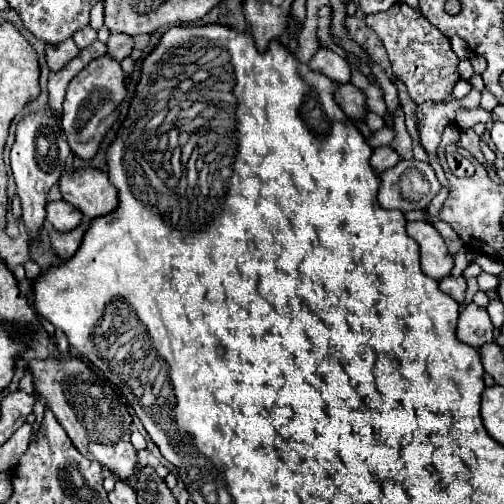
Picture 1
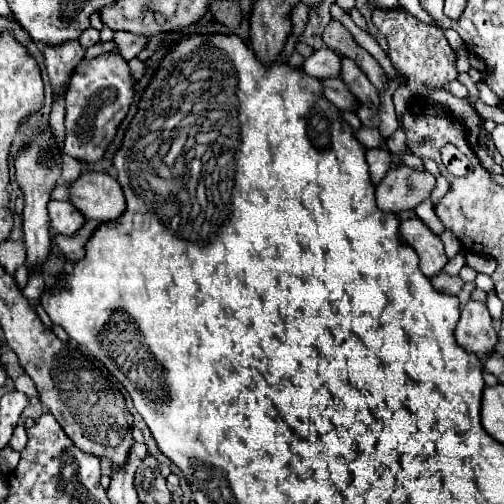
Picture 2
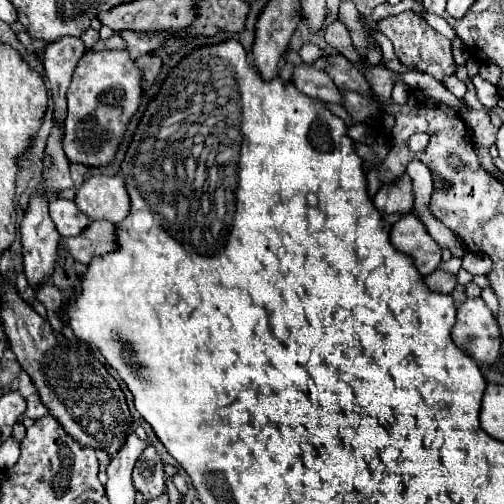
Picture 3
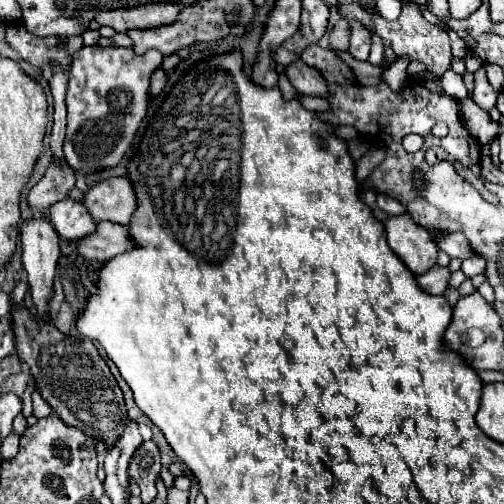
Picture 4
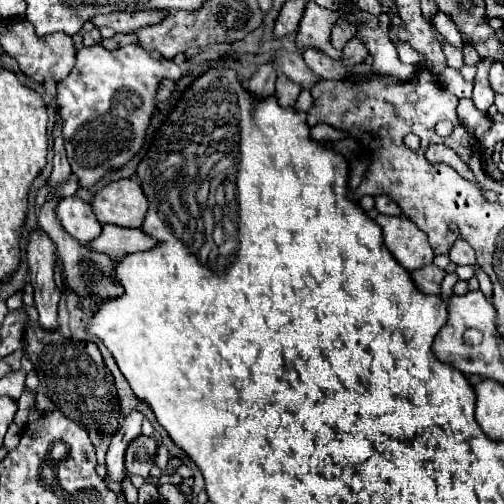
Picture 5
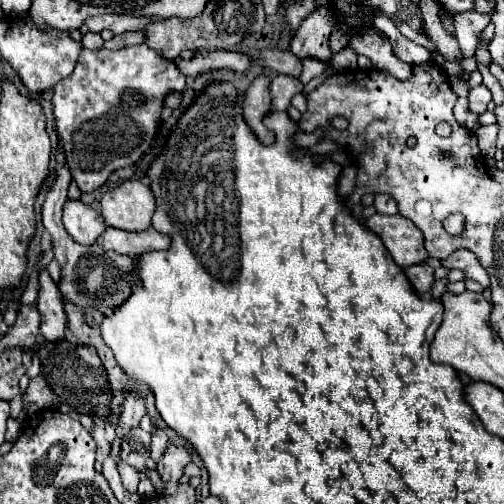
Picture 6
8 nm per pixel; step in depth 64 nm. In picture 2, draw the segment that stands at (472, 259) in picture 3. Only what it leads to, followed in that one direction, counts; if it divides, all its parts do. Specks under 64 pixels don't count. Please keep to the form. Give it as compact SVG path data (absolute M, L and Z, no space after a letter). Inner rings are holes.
M468 252L466 254L466 266L470 266L478 274L488 274L490 276L496 270L496 260L490 258L490 256L480 256L480 254Z

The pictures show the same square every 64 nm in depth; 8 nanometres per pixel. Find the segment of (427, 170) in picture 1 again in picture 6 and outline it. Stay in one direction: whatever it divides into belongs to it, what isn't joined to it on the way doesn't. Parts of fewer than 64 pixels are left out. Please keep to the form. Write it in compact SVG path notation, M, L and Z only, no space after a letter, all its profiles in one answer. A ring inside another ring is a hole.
M376 194L376 200L374 200L374 206L380 214L396 214L398 208L396 208L396 202L392 200L392 196L388 194Z

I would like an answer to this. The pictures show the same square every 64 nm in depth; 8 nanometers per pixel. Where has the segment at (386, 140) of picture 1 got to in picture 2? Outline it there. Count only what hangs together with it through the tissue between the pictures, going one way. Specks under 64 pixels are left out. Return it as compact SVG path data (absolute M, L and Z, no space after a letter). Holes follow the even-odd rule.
M360 128L360 130L356 130L354 132L354 136L358 138L358 142L360 144L364 144L366 148L376 148L376 146L380 146L380 142L382 142L382 136L380 136L380 132L376 130L376 128Z

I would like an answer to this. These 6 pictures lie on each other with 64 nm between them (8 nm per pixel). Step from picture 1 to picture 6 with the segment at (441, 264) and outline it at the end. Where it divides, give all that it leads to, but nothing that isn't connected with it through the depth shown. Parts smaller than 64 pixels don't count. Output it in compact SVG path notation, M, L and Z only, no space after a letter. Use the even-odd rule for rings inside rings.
M376 212L374 216L364 220L364 226L380 236L386 250L400 268L426 262L428 252L422 242L424 236L408 218L400 214L386 216Z

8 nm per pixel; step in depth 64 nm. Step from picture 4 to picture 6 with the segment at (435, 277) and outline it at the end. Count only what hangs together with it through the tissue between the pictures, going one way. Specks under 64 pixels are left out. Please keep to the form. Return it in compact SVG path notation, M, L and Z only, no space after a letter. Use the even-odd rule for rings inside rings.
M414 264L404 268L404 274L408 276L410 284L418 290L418 292L428 292L430 286L434 284L434 268L430 268L428 264Z

